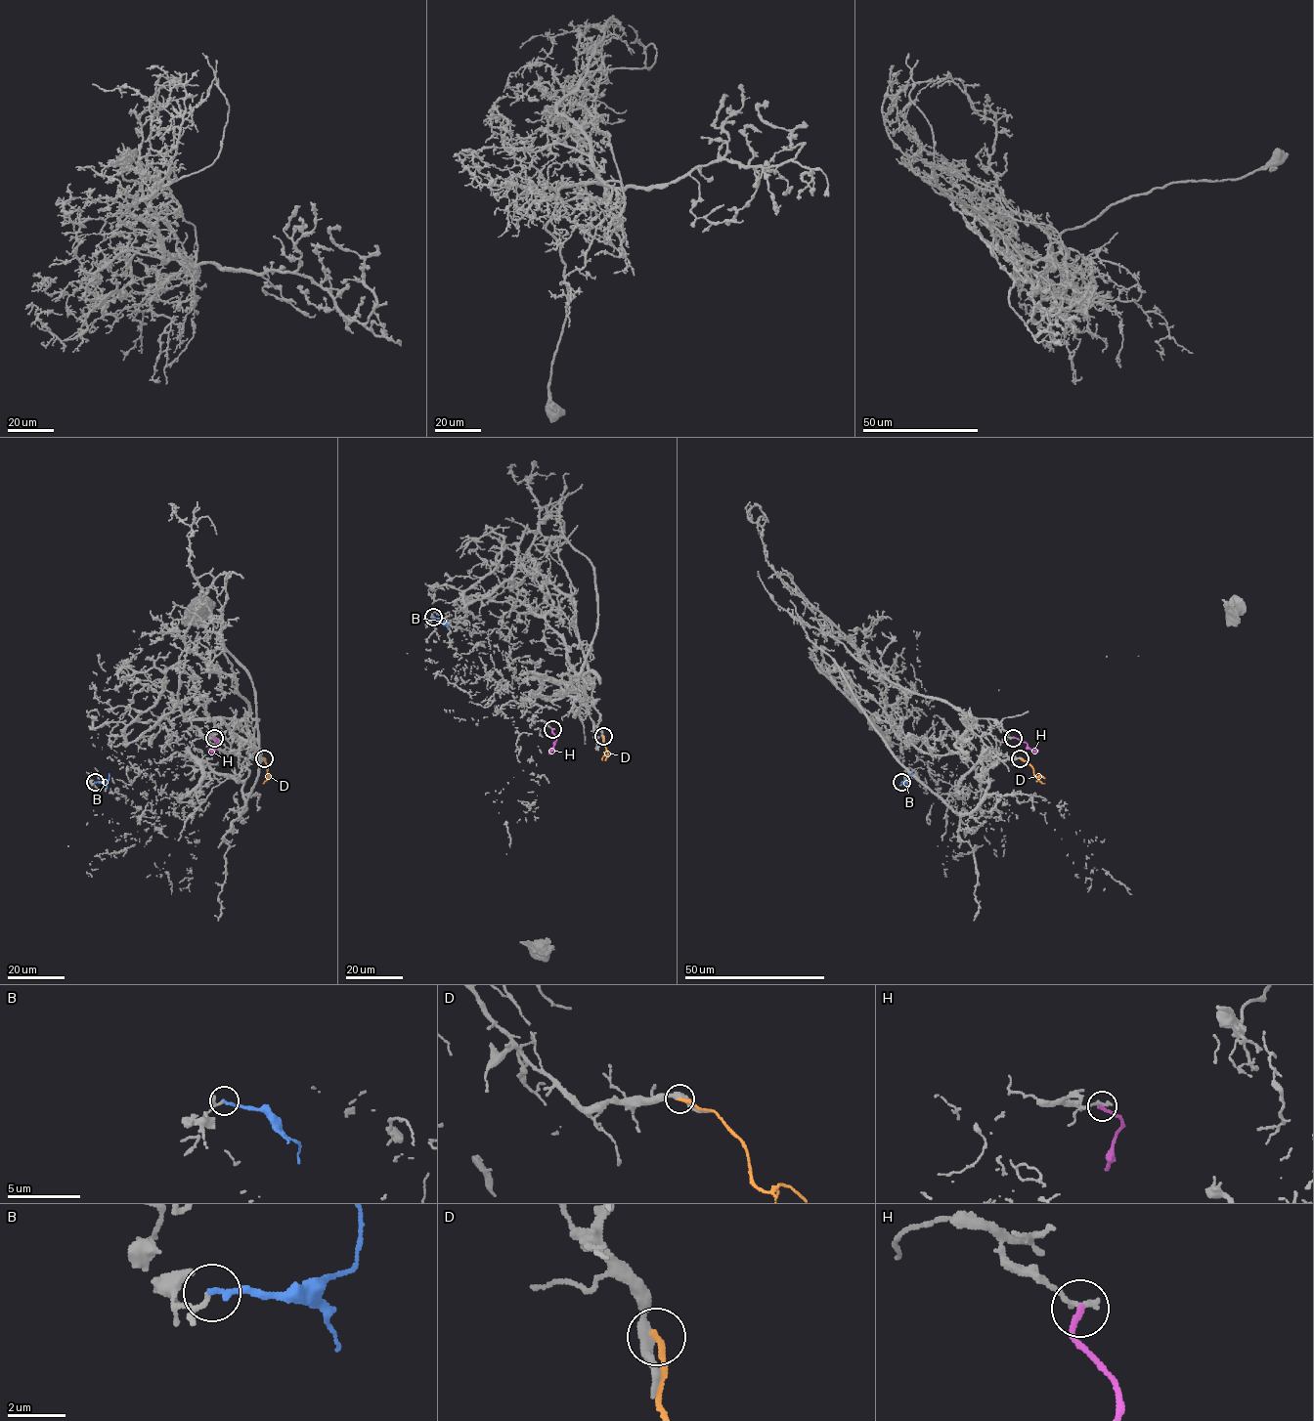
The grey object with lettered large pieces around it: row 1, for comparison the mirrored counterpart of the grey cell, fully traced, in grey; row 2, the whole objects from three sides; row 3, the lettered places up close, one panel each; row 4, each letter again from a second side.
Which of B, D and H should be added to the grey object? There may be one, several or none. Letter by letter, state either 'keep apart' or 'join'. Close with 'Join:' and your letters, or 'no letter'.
B: keep apart
D: keep apart
H: keep apart
Join: no letter

